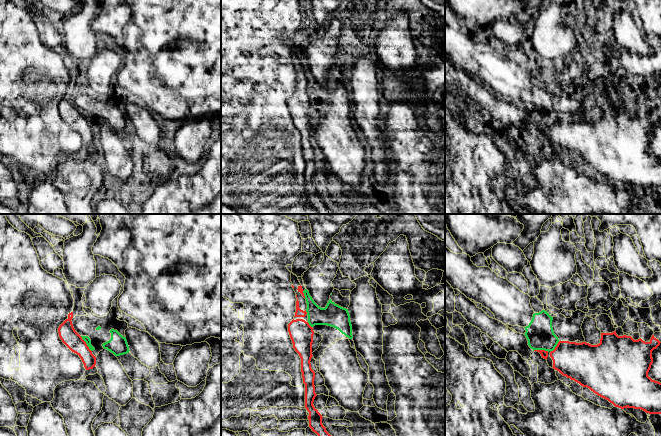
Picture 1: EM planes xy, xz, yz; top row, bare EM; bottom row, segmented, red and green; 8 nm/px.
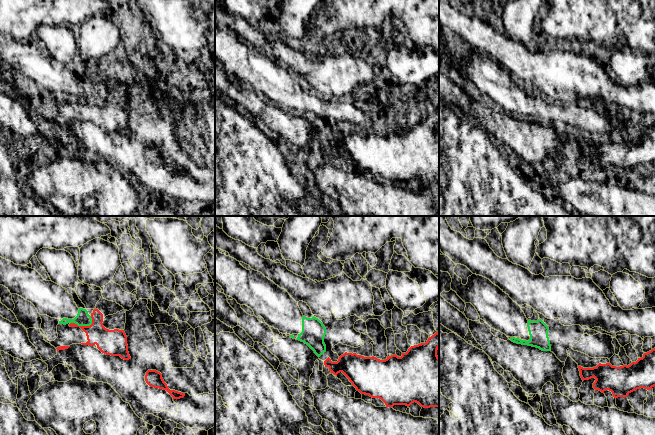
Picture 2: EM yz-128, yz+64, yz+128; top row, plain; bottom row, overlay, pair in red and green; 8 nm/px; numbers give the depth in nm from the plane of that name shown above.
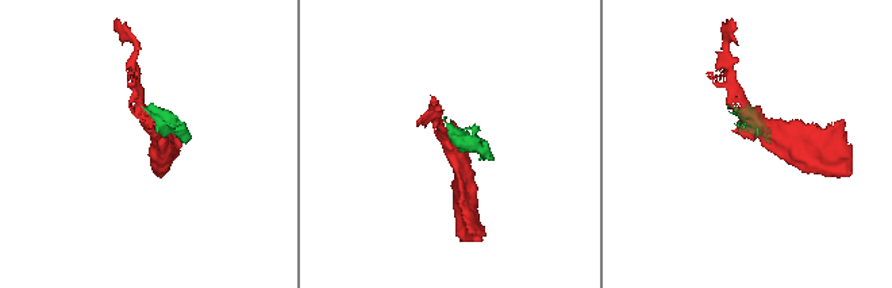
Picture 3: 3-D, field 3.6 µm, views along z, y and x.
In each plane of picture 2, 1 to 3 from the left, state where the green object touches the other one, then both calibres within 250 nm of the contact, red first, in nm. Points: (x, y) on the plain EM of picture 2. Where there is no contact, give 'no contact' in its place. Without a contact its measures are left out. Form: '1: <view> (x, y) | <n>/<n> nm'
1: yz-128 (83, 102) | 200/110 nm
2: no contact
3: no contact

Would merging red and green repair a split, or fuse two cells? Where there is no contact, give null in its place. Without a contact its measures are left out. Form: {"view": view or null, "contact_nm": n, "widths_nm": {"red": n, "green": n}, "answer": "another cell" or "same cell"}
{"view": "xy", "contact_nm": 160, "widths_nm": {"red": 140, "green": 50}, "answer": "another cell"}

